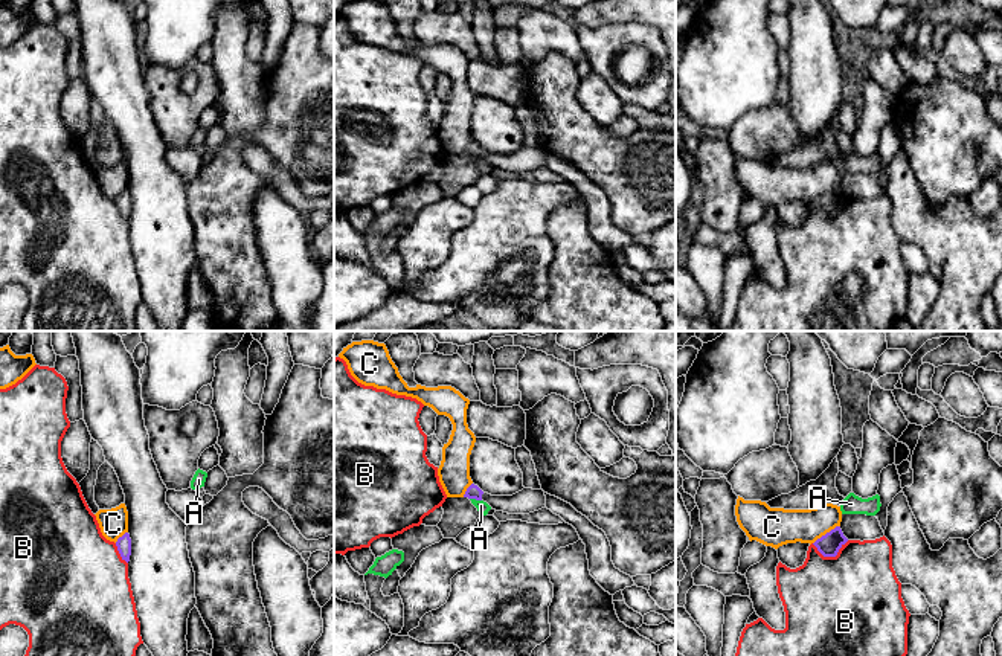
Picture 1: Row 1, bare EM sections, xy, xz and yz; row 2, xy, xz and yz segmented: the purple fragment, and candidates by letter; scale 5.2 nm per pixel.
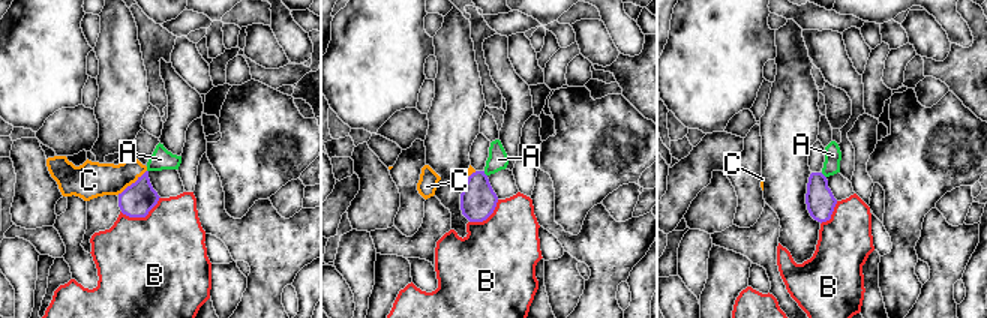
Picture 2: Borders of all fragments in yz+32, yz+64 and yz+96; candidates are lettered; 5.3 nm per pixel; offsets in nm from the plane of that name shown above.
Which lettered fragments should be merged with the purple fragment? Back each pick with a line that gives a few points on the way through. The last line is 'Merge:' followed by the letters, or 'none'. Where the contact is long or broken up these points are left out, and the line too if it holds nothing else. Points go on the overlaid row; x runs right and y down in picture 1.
Merge: none

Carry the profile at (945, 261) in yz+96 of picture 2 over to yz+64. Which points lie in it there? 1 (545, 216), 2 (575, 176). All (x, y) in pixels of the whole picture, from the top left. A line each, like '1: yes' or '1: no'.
1: yes
2: no

